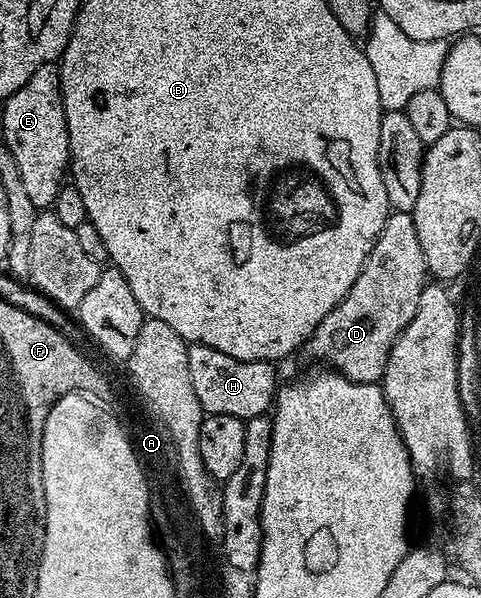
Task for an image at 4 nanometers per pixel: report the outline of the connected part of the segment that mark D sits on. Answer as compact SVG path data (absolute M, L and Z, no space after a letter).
M389 213L358 280L354 280L350 292L320 321L306 343L306 350L349 382L379 383L384 377L390 348L394 348L406 324L414 320L418 300L429 278L426 256L422 244L418 244L418 228L414 228L411 214Z

